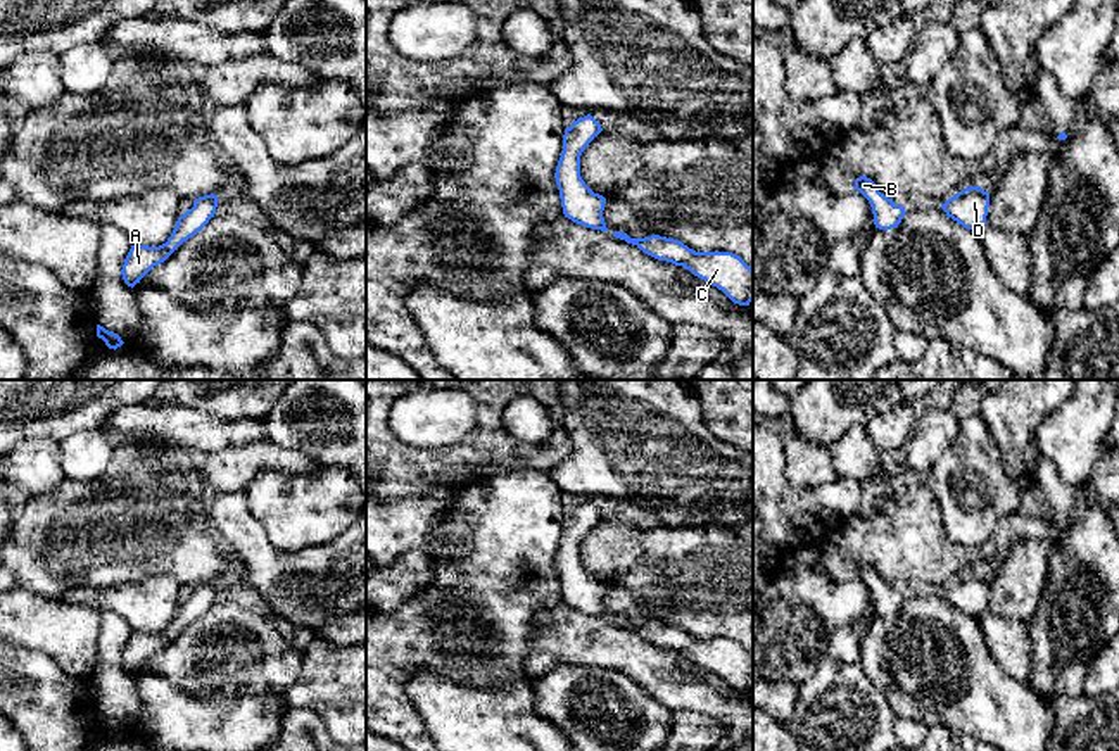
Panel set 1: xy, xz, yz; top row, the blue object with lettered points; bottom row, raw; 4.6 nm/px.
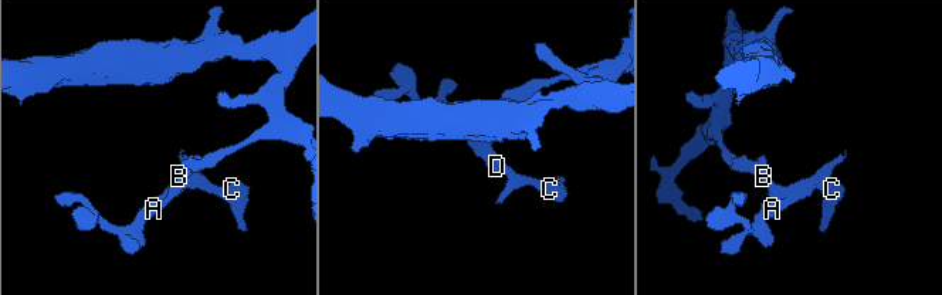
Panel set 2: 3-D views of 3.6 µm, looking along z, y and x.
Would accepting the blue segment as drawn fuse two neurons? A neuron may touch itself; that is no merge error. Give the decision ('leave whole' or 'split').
leave whole

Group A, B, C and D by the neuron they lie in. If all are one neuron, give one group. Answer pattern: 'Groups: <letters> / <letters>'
Groups: A B C D

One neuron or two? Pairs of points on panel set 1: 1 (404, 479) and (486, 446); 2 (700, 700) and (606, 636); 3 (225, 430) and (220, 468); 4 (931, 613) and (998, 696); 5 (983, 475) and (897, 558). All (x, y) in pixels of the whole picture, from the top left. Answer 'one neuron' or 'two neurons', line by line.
1: one neuron
2: one neuron
3: two neurons
4: one neuron
5: two neurons

